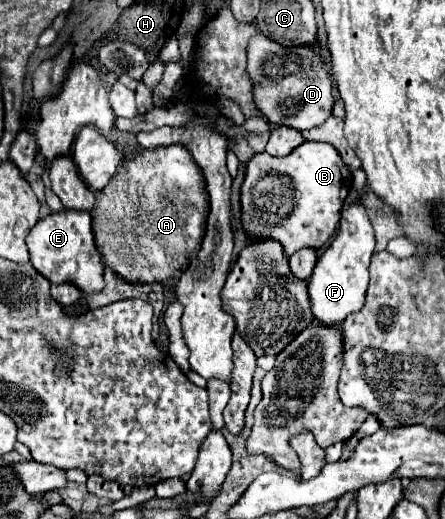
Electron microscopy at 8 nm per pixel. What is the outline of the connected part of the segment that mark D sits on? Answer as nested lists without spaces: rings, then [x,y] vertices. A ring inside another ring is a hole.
[[[253,36],[247,44],[247,70],[253,82],[253,100],[259,112],[275,126],[289,126],[295,130],[309,130],[321,126],[333,108],[335,80],[331,76],[329,60],[319,56],[321,52],[309,46],[285,48],[265,38]],[[273,68],[275,76],[269,76]]]

